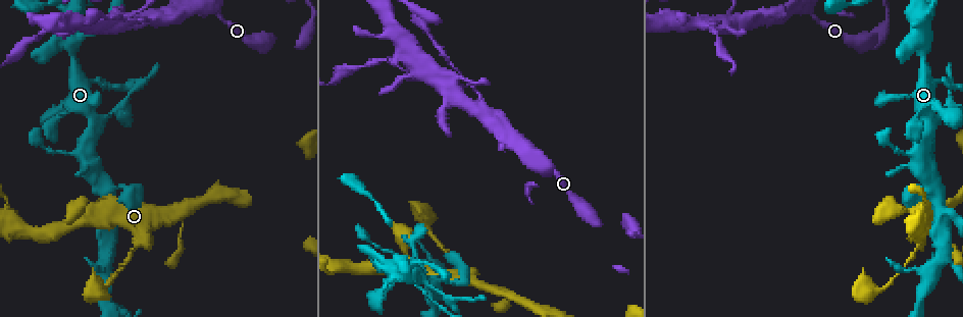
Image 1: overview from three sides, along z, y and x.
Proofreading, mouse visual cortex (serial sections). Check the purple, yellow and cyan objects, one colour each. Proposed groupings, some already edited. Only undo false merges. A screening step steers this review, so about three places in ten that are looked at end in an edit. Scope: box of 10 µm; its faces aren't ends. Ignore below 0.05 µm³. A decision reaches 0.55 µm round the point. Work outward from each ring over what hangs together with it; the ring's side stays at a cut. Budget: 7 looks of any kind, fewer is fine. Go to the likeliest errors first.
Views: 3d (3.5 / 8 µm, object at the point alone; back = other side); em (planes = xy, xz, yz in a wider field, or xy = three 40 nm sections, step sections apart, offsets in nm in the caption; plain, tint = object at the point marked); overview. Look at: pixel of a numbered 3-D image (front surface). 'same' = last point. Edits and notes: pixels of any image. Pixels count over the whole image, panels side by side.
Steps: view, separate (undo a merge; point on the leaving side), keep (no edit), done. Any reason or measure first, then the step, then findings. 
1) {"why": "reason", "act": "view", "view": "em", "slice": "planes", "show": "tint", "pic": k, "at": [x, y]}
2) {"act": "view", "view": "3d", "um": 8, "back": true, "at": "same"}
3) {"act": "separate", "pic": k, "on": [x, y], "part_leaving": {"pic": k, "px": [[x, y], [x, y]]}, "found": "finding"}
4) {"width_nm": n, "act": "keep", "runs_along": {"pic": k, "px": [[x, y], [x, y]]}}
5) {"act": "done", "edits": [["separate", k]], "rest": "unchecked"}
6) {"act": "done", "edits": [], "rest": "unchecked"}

{"why": "narrows sharply", "act": "view", "view": "3d", "um": 3.5, "back": true, "pic": 1, "at": [443, 293]}

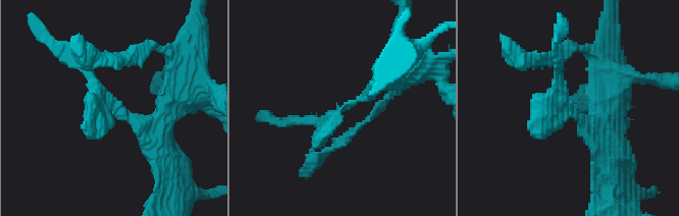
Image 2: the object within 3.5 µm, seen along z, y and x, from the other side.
{"why": "need the tissue", "act": "view", "view": "em", "slice": "xy", "step": 2, "show": "tint", "pic": 2, "at": [569, 104]}

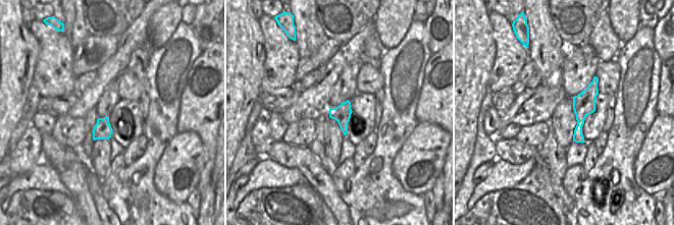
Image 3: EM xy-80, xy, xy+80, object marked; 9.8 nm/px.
{"act": "view", "view": "em", "slice": "xy", "step": 5, "show": "tint", "at": "same"}

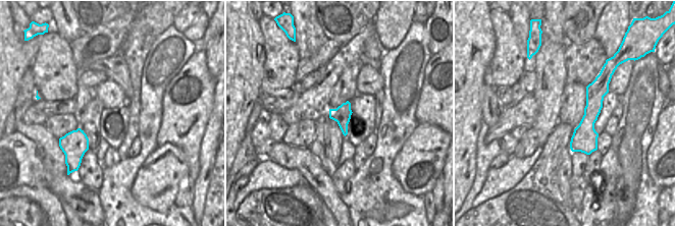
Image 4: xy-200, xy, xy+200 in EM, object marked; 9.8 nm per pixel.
{"act": "keep", "runs_along": {"pic": 2, "px": [[161, 118], [127, 118], [64, 56]]}, "found": "one cell here"}

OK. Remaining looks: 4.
{"why": "small branch off a trunk", "act": "view", "view": "3d", "um": 3.5, "pic": 1, "at": [181, 211]}

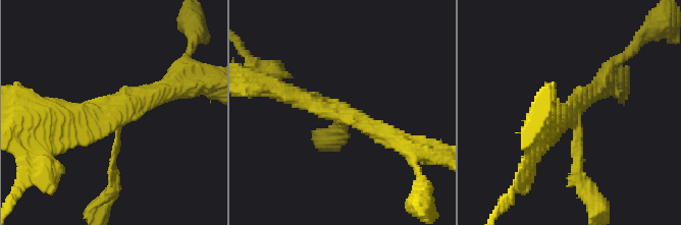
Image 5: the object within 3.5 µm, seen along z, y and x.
{"act": "keep", "runs_along": {"pic": 5, "px": [[275, 90], [348, 113], [395, 139]]}, "found": "all the same cell"}

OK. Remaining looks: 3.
{"why": "a narrow waist", "act": "view", "view": "3d", "um": 3.5, "pic": 1, "at": [704, 26]}

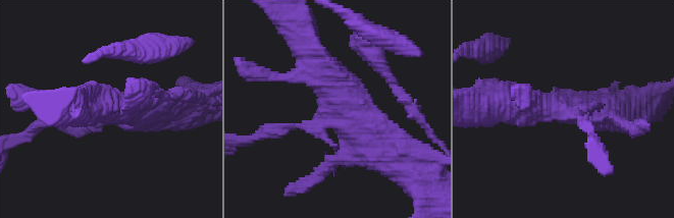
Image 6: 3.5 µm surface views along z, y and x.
{"why": "now the EM", "act": "view", "view": "em", "slice": "xy", "step": 3, "show": "tint", "pic": 6, "at": [341, 111]}

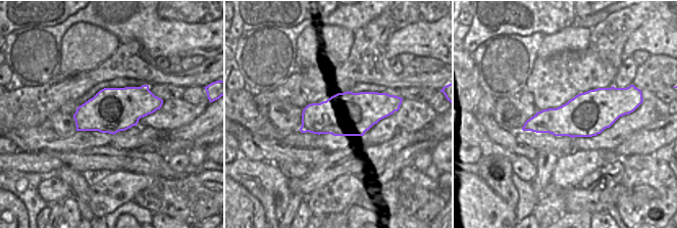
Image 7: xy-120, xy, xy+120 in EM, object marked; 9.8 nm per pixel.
{"width_nm": 440, "act": "separate", "pic": 6, "on": [284, 128], "part_leaving": {"pic": 6, "px": [[316, 121], [281, 126], [251, 140]]}, "found": "two cells meet here"}

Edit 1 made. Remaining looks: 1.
{"act": "done", "edits": [["separate", 6]], "rest": "unchecked"}

